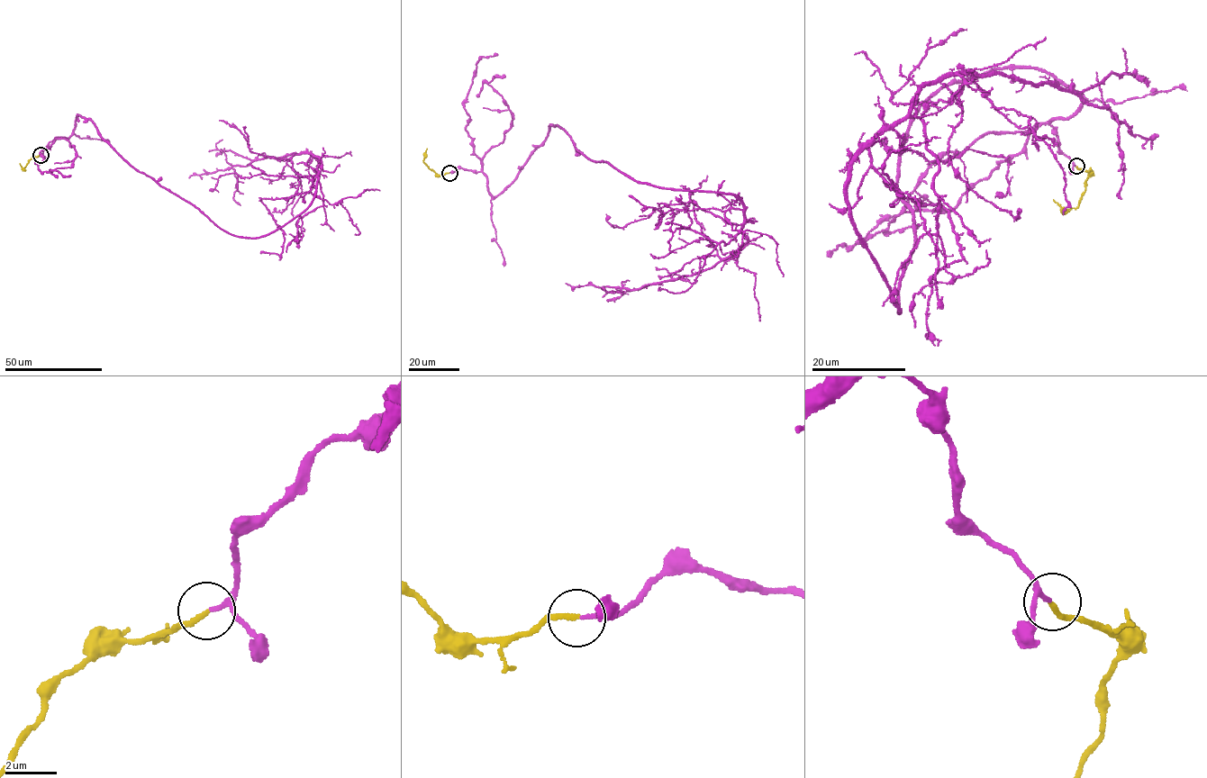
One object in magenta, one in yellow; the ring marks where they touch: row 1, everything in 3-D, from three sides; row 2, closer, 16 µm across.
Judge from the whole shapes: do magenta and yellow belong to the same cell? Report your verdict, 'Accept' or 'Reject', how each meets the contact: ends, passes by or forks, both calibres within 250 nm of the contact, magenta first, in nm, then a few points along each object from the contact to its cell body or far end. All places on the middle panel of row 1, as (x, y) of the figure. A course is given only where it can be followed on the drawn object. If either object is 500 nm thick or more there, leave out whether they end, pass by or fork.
Accept. At the ring magenta passes by. At the ring yellow ends. Thickness 120 nm (magenta) against 200 nm. Course of magenta: (449, 172), (480, 171), (494, 197), (558, 124), (639, 182), (741, 201), (747, 242), (711, 267), (566, 283). Course of yellow: (449, 173), (438, 175), (429, 167), (423, 160), (427, 149)

